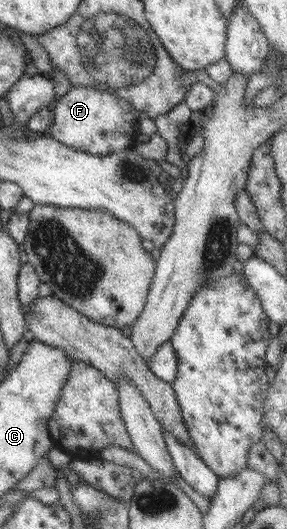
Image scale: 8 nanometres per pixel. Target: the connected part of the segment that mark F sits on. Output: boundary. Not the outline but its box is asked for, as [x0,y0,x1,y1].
[49,86,138,156]

